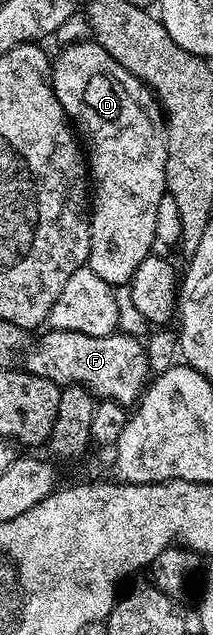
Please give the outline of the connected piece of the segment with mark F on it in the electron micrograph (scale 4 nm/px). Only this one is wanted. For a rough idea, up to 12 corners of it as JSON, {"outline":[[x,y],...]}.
{"outline":[[49,329],[23,369],[129,408],[150,381],[145,343]]}

